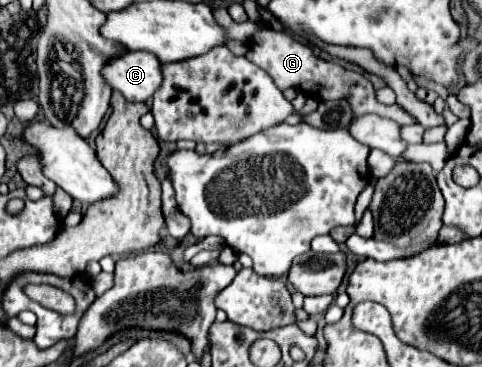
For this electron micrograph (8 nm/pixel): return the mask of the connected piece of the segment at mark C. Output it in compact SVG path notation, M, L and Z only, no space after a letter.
M128 51L110 61L102 75L126 101L148 101L162 85L162 63L146 51Z

